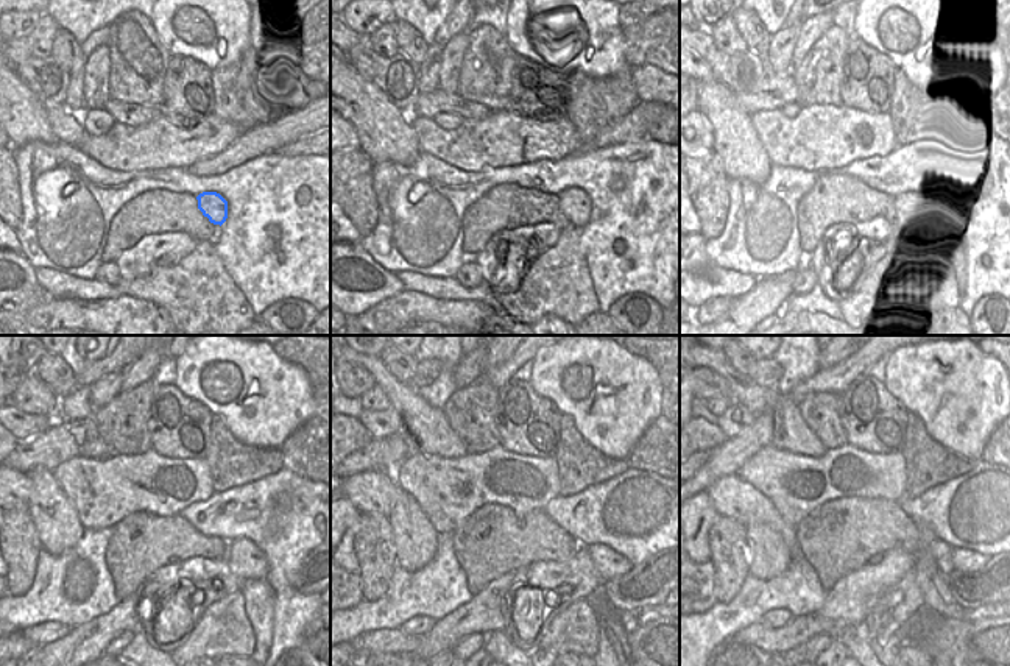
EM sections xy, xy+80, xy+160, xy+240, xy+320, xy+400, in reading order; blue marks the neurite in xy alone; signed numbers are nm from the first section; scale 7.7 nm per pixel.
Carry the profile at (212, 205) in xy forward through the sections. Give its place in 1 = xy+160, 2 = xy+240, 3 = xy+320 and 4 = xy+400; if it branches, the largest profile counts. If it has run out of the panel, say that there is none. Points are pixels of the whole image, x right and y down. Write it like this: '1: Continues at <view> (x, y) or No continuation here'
1: Continues at xy+160 (942, 220)
2: Continues at xy+240 (247, 560)
3: Continues at xy+320 (608, 563)
4: Continues at xy+400 (965, 560)

